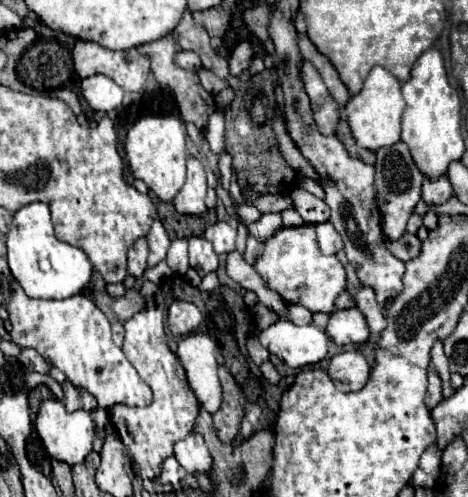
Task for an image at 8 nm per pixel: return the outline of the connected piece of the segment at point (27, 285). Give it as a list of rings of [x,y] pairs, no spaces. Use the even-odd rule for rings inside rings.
[[[30,203],[16,211],[12,227],[6,235],[6,245],[10,271],[24,293],[32,299],[68,299],[78,295],[90,281],[92,265],[86,253],[54,237],[54,227],[46,203]]]

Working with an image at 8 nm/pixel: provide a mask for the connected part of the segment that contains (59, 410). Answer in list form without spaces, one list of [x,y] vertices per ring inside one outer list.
[[[48,399],[40,405],[40,411],[36,415],[34,427],[46,447],[46,451],[50,453],[50,457],[68,463],[70,467],[82,463],[86,459],[86,455],[92,451],[92,441],[94,441],[94,425],[90,419],[88,411],[74,411],[68,413],[64,409],[64,405],[56,399]]]

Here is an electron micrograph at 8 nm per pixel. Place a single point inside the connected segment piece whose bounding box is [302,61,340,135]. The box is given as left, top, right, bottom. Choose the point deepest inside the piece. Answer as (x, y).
(326, 114)

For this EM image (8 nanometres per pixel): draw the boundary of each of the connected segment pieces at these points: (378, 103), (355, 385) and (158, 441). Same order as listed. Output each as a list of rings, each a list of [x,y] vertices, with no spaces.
[[[374,67],[364,81],[364,89],[348,101],[346,121],[360,147],[378,151],[380,147],[388,147],[388,145],[400,141],[400,119],[402,119],[402,111],[406,107],[400,87],[402,87],[400,81],[388,69]]]
[[[344,351],[332,357],[328,375],[340,391],[360,391],[368,381],[370,365],[358,351]]]
[[[156,307],[142,309],[124,323],[124,329],[126,329],[126,339],[122,351],[128,357],[128,361],[134,365],[138,375],[148,383],[154,397],[152,403],[146,407],[128,407],[118,403],[116,407],[110,407],[108,415],[120,437],[124,435],[122,429],[126,427],[128,433],[126,453],[130,463],[130,473],[128,473],[130,479],[154,479],[160,471],[162,459],[172,455],[174,443],[178,439],[184,439],[192,431],[198,401],[188,387],[180,359],[166,345],[160,309]]]

